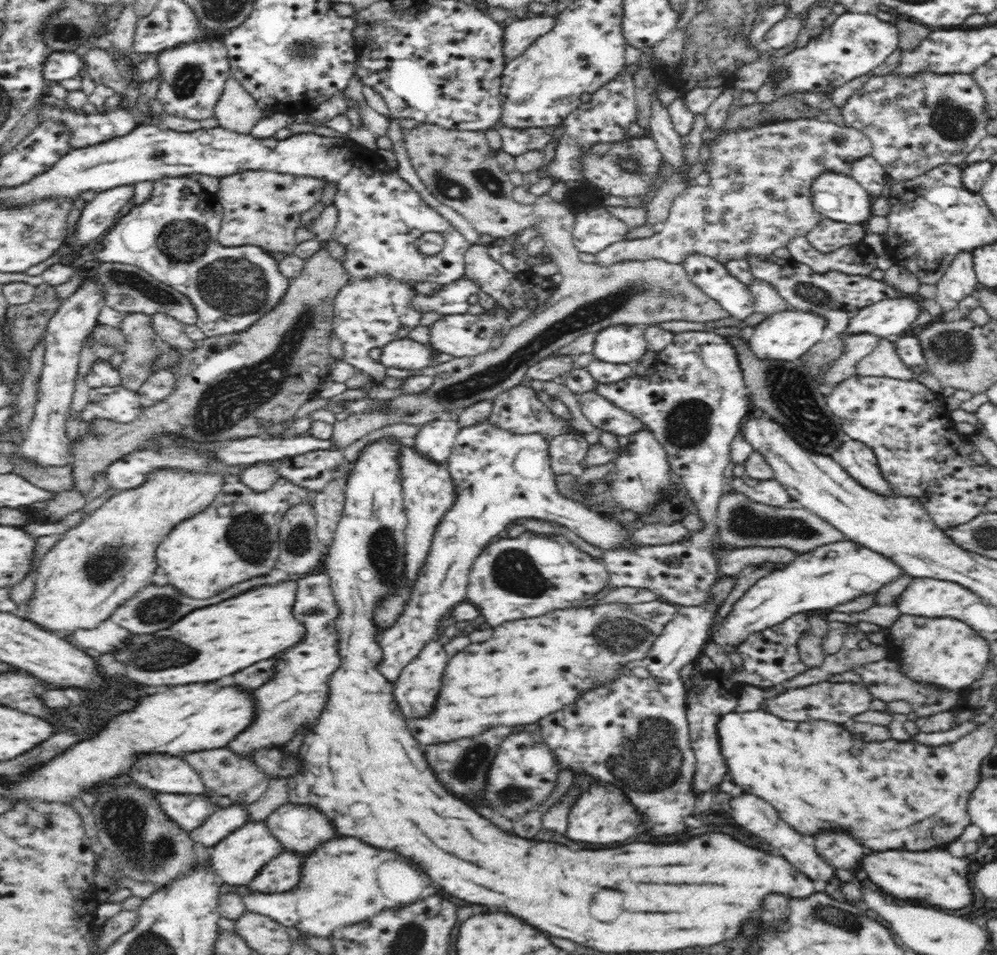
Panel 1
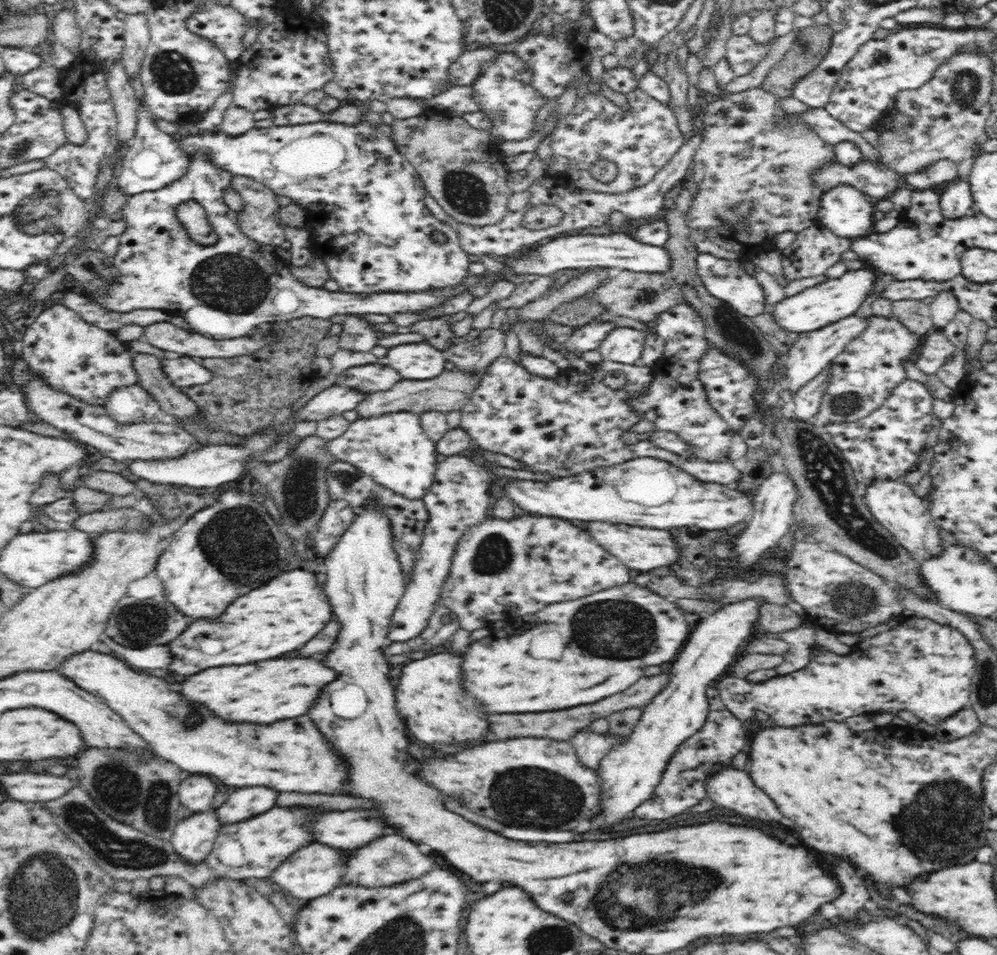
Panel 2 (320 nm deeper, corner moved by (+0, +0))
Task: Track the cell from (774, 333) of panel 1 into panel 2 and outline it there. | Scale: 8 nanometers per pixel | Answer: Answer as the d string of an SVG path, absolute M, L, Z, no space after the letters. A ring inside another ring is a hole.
M862 267L858 270L847 270L839 278L831 278L804 289L802 292L782 299L774 306L772 314L776 323L790 332L805 333L824 328L831 322L852 316L862 306L862 302L873 293L874 273Z

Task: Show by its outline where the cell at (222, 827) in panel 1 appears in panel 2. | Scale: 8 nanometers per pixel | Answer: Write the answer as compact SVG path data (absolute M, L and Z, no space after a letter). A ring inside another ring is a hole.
M238 788L228 796L228 800L218 808L218 819L222 824L234 824L242 822L246 818L252 818L256 814L266 812L268 808L276 806L276 790L270 788Z

